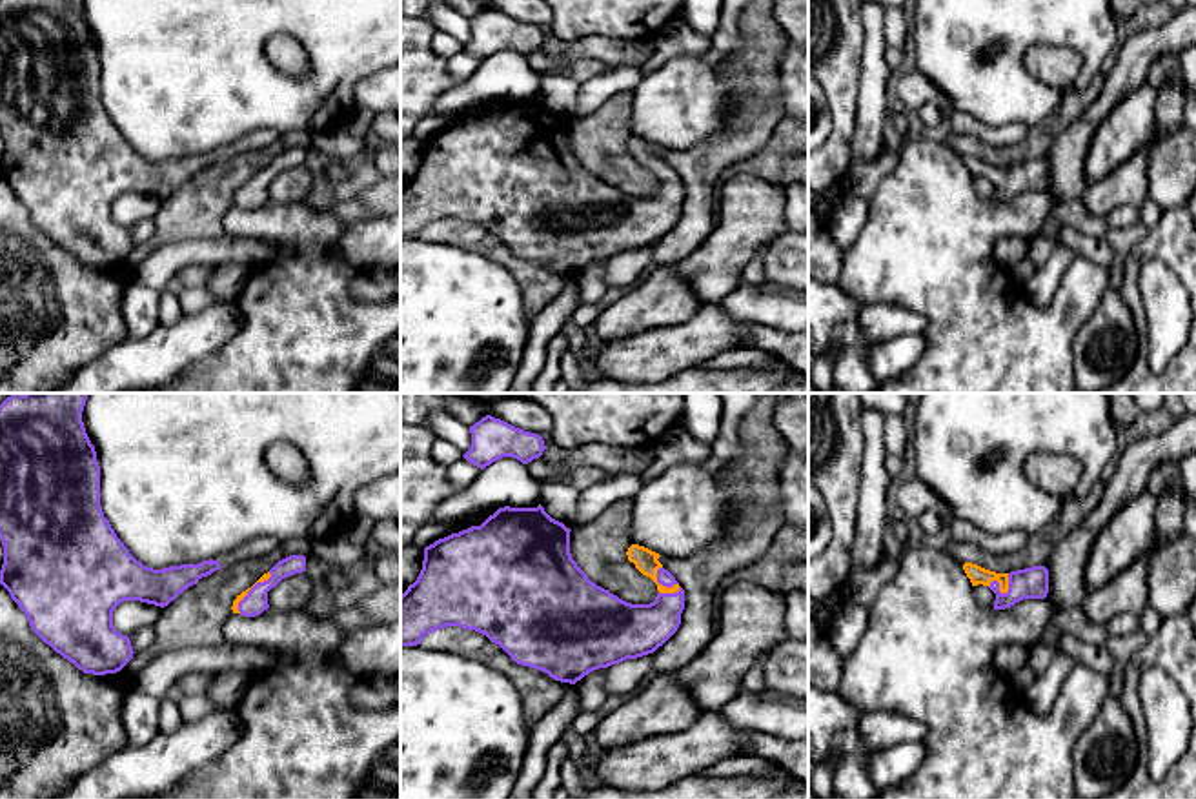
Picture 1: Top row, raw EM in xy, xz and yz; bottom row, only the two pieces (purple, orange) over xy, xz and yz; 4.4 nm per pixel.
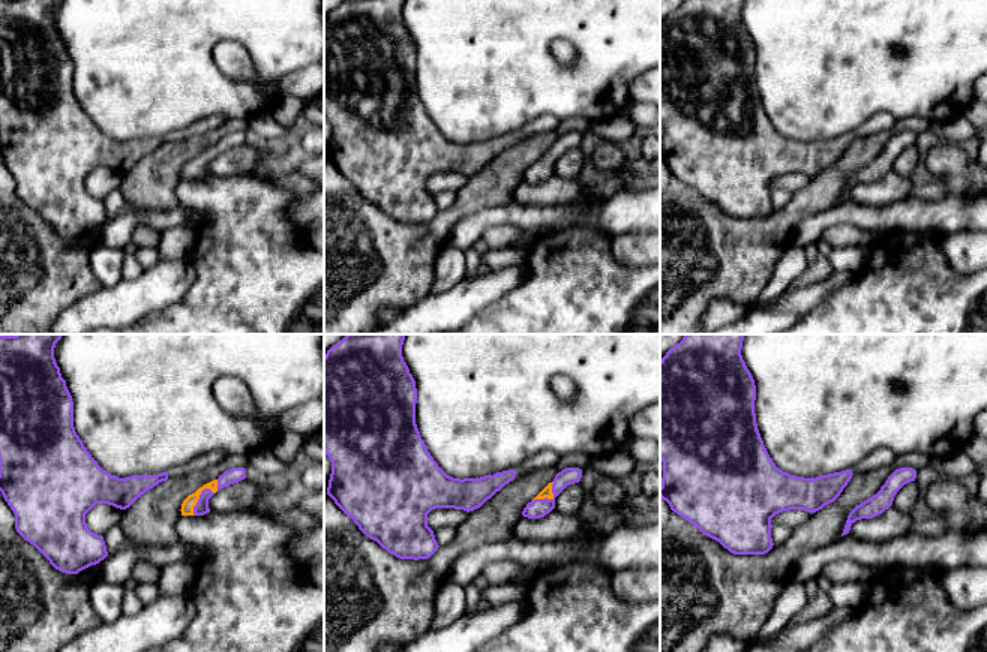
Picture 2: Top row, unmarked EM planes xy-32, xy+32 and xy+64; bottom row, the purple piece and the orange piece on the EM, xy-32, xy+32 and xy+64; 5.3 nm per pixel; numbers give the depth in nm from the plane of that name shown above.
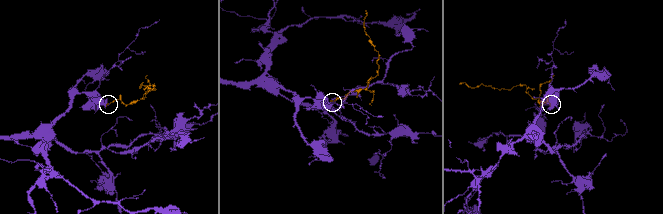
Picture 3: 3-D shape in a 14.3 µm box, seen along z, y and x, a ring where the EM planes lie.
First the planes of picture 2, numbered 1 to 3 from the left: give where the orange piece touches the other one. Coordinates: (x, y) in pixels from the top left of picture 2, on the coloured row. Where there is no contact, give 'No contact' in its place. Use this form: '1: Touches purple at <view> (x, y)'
1: Touches purple at xy-32 (198, 499)
2: Touches purple at xy+32 (549, 499)
3: No contact

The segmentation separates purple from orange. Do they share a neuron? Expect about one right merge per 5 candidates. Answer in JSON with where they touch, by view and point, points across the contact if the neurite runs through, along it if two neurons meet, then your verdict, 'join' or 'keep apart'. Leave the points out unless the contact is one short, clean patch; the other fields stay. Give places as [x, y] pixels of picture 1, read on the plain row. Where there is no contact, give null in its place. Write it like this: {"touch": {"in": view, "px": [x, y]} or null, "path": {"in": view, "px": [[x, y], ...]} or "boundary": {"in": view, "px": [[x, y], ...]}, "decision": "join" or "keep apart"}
{"touch": {"in": "xz", "px": [665, 177]}, "path": {"in": "xz", "px": [[665, 170], [665, 177], [645, 151]]}, "decision": "join"}

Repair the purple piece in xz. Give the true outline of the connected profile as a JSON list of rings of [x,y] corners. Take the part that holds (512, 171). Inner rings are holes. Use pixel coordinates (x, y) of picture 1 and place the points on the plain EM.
[[[539,96],[537,100],[499,100],[493,107],[490,107],[481,118],[471,118],[468,122],[462,122],[459,126],[451,126],[444,131],[435,133],[433,137],[424,140],[424,153],[422,162],[413,177],[408,178],[408,182],[400,187],[400,238],[417,238],[421,237],[422,229],[426,226],[431,226],[435,222],[446,220],[446,218],[459,218],[464,222],[475,222],[482,228],[486,228],[492,235],[499,237],[517,257],[530,258],[535,262],[541,262],[548,266],[552,271],[561,275],[575,277],[584,268],[588,268],[593,262],[608,260],[612,257],[619,257],[626,251],[637,251],[648,246],[654,246],[659,238],[663,238],[679,220],[681,217],[681,206],[684,202],[684,182],[679,178],[675,169],[663,160],[663,157],[657,153],[661,147],[639,138],[632,137],[626,144],[628,153],[635,157],[635,160],[650,169],[657,177],[657,189],[650,197],[632,197],[617,187],[610,186],[608,182],[597,178],[592,175],[586,166],[577,158],[577,155],[572,151],[570,146],[570,120],[566,120],[563,115],[552,111],[544,100]]]

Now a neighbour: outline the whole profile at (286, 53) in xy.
[[[275,35],[266,44],[266,53],[277,71],[284,75],[302,75],[308,71],[308,56],[299,40],[288,35]]]

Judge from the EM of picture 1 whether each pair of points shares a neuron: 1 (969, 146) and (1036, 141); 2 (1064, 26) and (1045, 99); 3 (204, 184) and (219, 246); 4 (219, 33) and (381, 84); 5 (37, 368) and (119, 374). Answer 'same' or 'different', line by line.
1: same
2: same
3: different
4: different
5: different

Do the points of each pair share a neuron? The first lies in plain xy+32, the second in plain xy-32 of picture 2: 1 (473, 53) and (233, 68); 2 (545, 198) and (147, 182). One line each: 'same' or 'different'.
1: different
2: different

